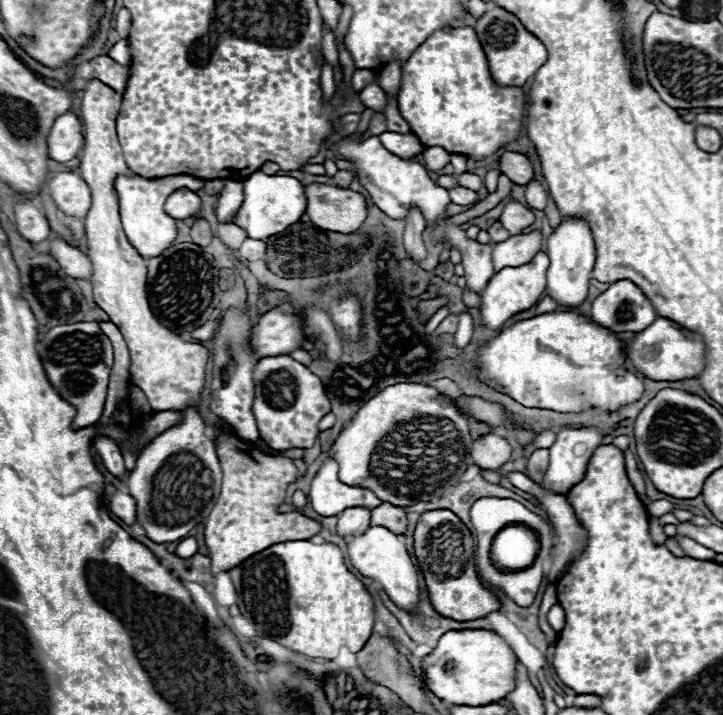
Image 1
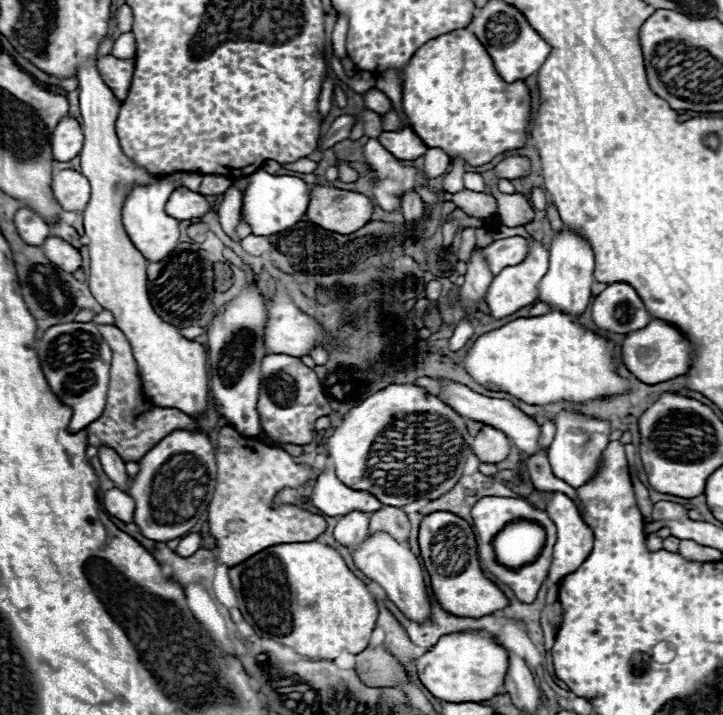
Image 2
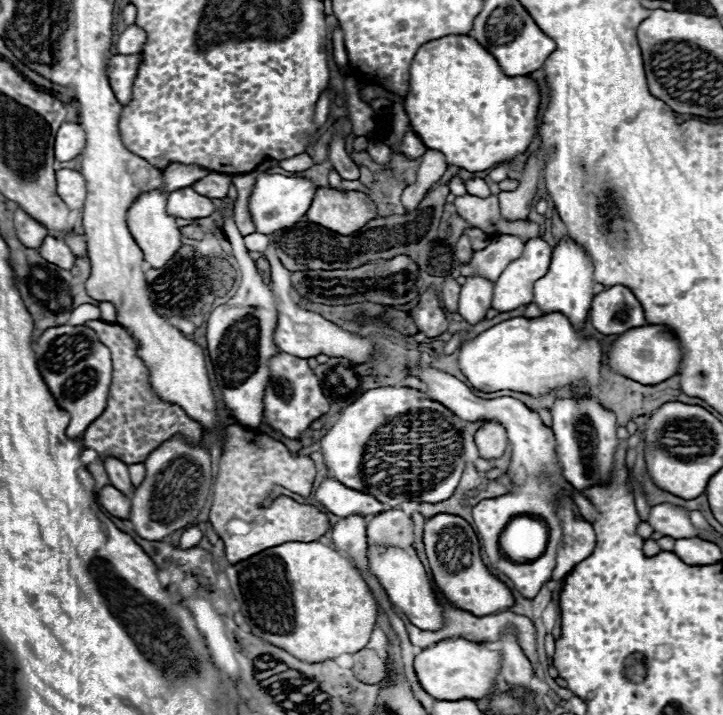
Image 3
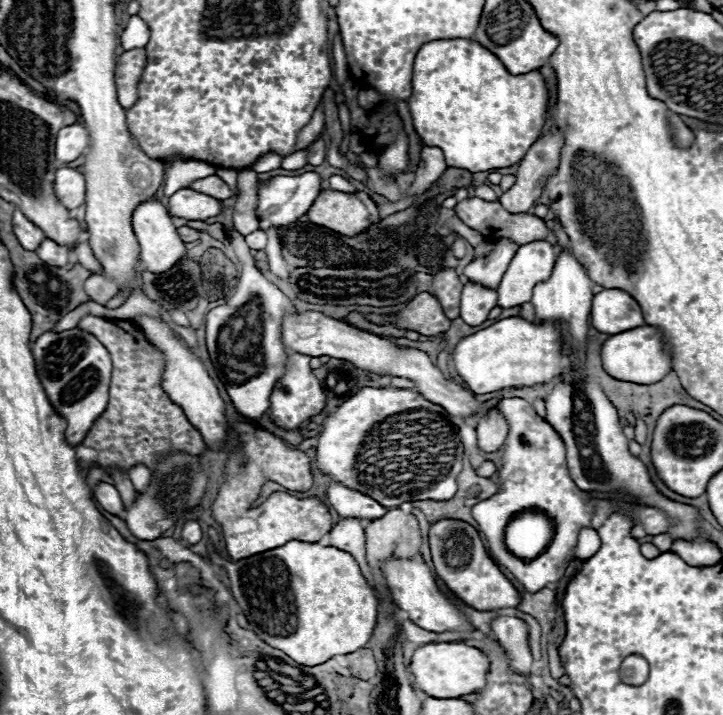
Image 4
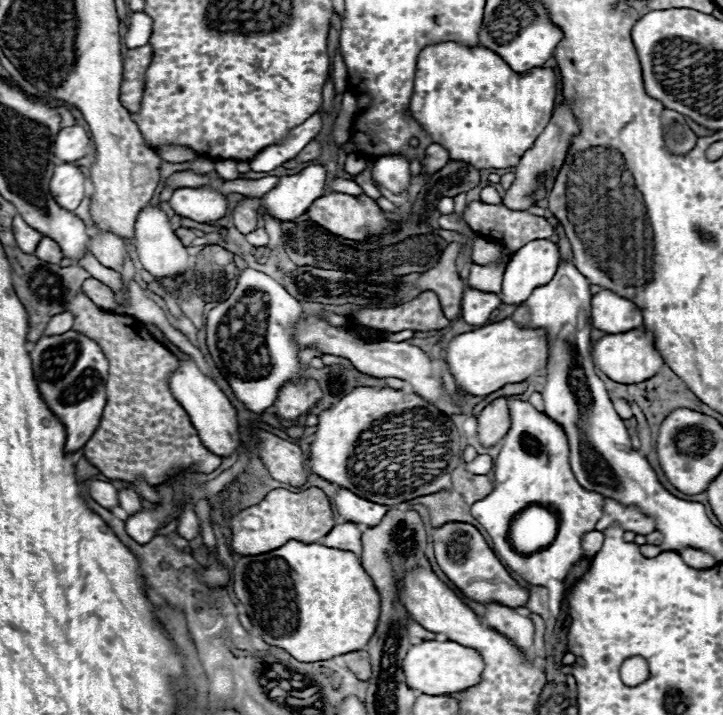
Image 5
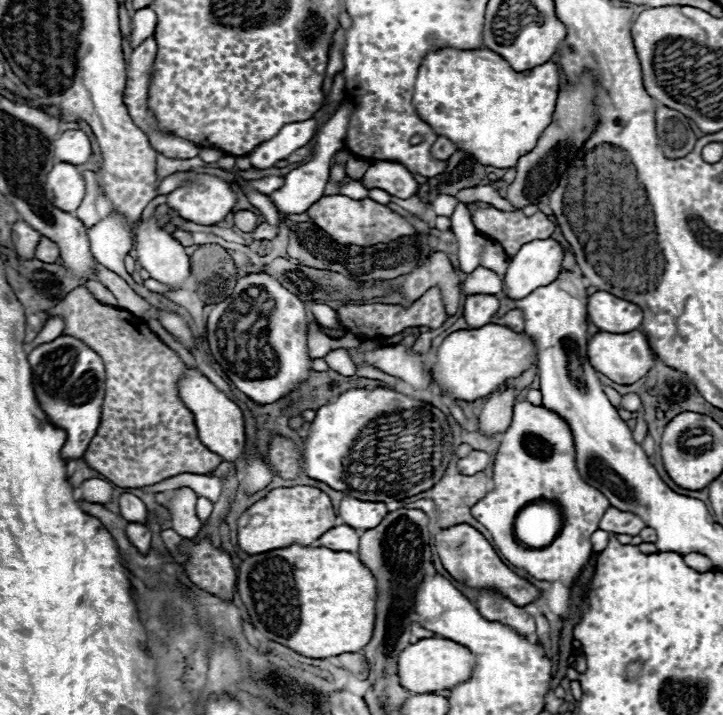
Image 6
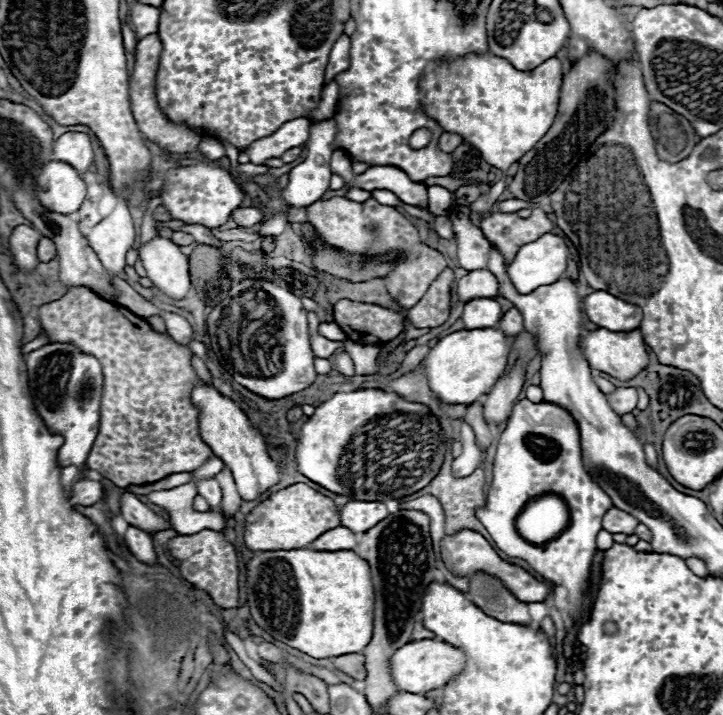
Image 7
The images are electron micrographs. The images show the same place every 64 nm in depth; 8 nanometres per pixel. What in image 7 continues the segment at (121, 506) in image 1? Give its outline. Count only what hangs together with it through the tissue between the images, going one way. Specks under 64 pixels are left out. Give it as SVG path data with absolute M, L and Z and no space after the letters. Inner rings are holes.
M80 480L70 488L68 494L74 496L74 504L92 506L104 498L104 486L98 480Z

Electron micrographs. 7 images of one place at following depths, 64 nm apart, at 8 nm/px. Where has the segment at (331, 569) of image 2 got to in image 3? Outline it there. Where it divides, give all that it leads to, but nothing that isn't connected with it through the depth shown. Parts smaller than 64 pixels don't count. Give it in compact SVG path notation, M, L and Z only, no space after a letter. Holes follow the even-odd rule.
M286 542L282 546L262 550L234 566L226 566L226 576L252 634L290 652L298 660L324 662L344 652L354 654L366 648L370 640L378 616L376 600L350 560L342 558L330 546L320 542Z

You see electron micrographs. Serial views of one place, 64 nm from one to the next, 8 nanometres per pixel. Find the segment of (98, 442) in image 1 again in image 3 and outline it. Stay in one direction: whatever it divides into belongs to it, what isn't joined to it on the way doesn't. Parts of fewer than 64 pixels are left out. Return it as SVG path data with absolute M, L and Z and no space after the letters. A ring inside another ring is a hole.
M108 456L108 458L104 458L104 468L108 472L108 478L110 478L112 486L118 488L120 492L124 492L130 498L134 486L130 484L130 478L128 478L128 466L122 460Z

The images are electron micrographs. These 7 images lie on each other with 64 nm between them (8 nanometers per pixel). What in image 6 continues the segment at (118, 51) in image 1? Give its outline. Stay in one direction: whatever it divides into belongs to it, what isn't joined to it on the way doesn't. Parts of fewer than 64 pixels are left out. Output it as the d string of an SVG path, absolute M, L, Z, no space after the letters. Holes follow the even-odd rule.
M150 8L136 10L132 16L132 34L130 34L130 46L140 46L146 38L154 36L156 28L156 14Z

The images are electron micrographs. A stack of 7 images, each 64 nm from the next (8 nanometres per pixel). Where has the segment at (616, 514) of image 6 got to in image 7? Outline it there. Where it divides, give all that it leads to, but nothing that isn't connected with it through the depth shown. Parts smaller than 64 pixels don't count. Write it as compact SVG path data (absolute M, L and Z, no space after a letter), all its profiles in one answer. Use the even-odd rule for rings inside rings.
M610 508L602 520L602 528L616 534L616 532L622 532L622 534L634 534L634 528L638 526L640 522L634 518L634 516L628 516L626 512L620 512L618 508Z

